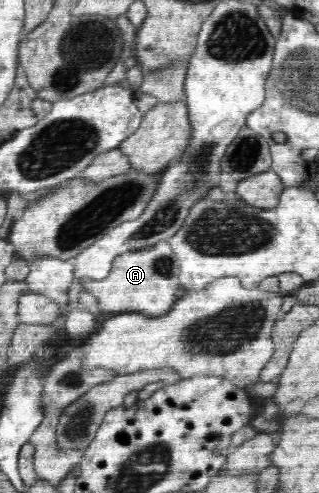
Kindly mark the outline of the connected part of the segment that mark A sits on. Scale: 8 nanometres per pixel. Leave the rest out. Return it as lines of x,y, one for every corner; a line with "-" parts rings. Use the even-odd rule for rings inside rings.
161,240
150,247
119,255
112,264
110,274
104,279
81,278
78,281
96,299
99,313
140,312
145,316
163,316
181,296
179,273
179,259
168,241

